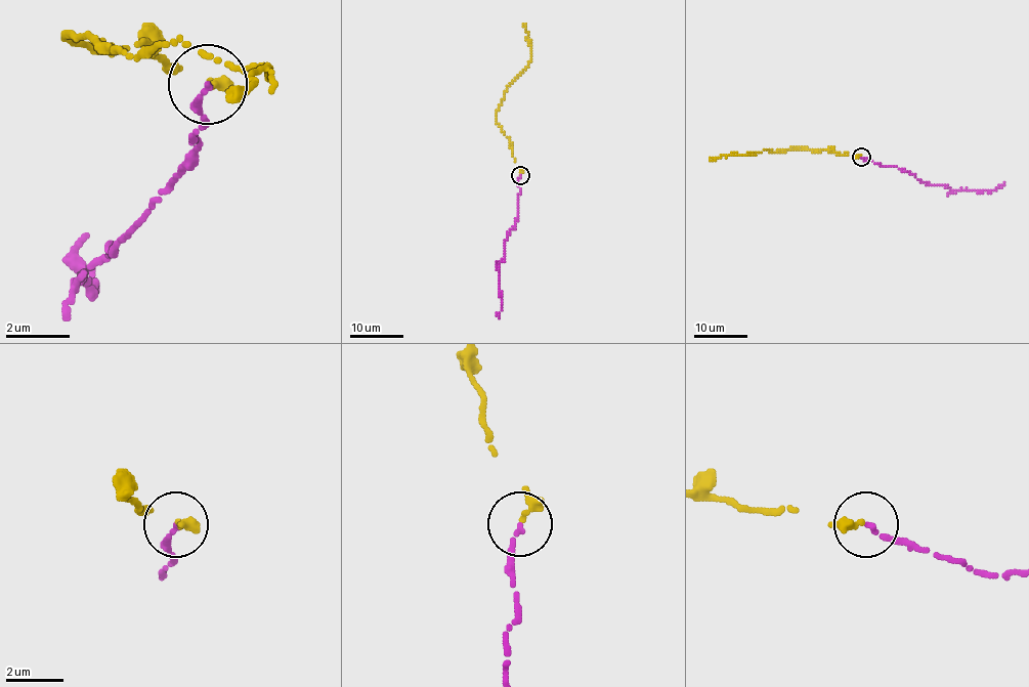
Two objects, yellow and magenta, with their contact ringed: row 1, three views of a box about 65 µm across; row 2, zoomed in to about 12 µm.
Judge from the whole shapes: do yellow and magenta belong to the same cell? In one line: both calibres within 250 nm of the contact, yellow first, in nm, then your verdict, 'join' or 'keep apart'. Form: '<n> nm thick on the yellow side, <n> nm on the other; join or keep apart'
280 nm thick on the yellow side, 170 nm on the other; join

